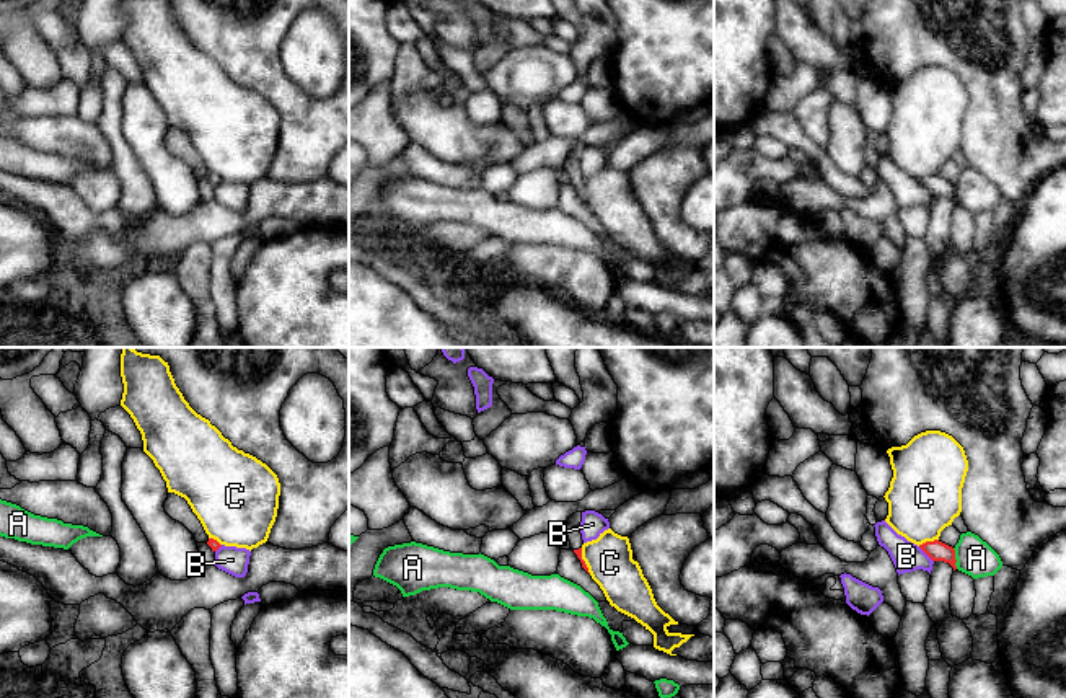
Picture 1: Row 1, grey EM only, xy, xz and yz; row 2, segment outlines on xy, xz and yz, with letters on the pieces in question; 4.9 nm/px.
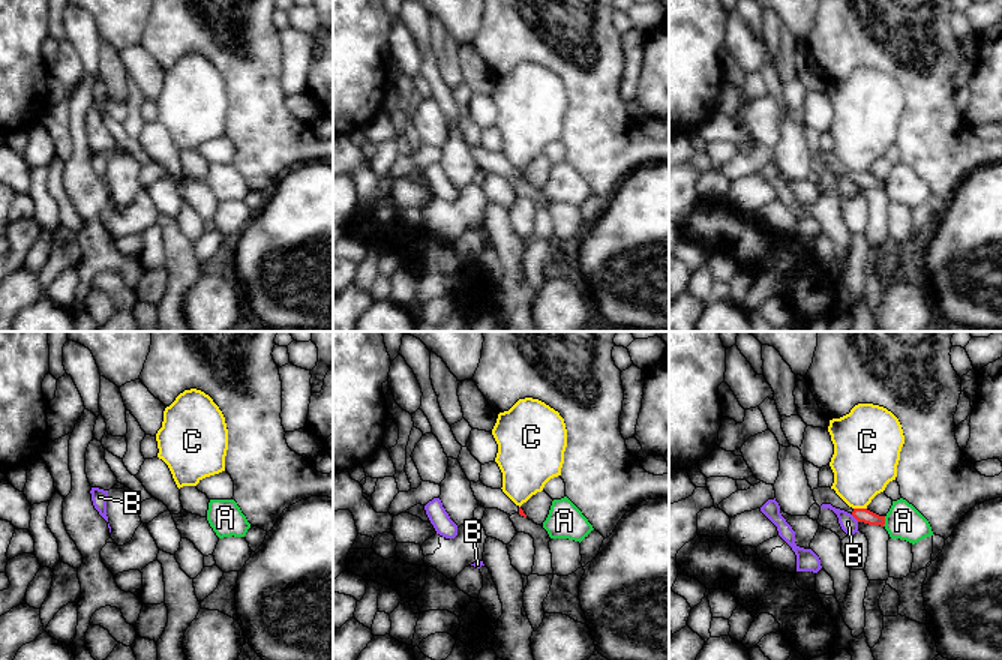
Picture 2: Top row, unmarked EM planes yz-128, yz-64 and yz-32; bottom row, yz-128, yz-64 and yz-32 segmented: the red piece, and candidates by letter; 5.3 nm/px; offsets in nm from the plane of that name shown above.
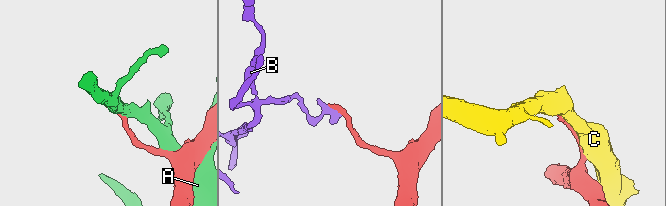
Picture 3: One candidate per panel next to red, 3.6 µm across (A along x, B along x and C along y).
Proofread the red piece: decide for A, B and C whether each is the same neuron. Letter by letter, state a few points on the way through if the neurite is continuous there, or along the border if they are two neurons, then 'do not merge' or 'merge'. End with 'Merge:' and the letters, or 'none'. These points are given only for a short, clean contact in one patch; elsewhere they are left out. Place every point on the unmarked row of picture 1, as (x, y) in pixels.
A: do not merge
B: border along yz (918, 181), (933, 196); do not merge
C: do not merge
Merge: none

